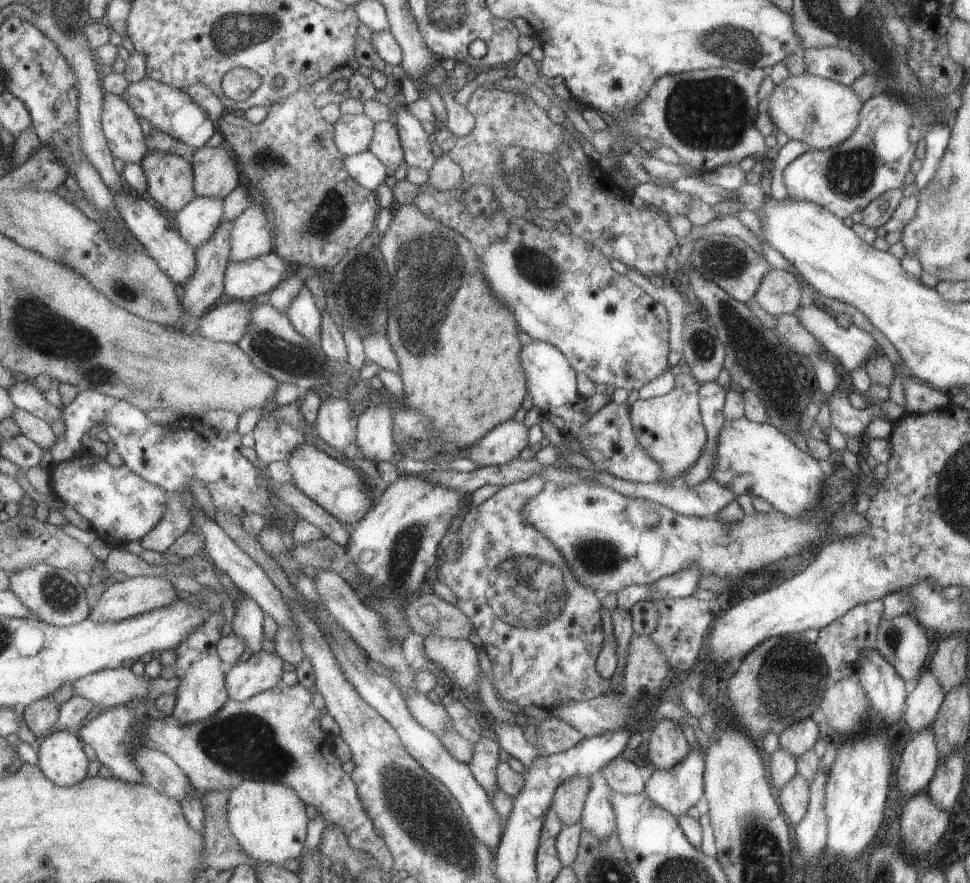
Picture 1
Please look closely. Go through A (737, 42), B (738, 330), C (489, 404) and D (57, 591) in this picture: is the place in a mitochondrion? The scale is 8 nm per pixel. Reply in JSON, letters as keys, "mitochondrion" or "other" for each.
{"A":"mitochondrion","B":"mitochondrion","C":"other","D":"mitochondrion"}

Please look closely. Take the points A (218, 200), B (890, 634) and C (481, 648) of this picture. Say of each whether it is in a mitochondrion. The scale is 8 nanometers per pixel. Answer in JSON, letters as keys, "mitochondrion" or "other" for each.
{"A":"other","B":"mitochondrion","C":"other"}

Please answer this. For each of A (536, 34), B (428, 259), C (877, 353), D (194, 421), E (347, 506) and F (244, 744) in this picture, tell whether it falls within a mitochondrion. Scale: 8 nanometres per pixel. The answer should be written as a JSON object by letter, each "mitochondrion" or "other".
{"A":"other","B":"mitochondrion","C":"other","D":"other","E":"other","F":"mitochondrion"}

